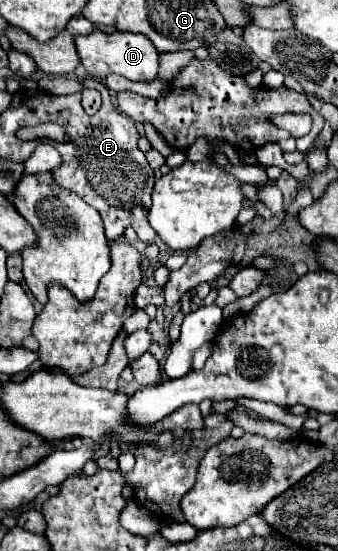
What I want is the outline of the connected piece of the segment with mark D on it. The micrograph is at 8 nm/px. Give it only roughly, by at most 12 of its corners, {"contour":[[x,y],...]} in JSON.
{"contour":[[134,33],[74,37],[92,79],[152,81],[158,51]]}

